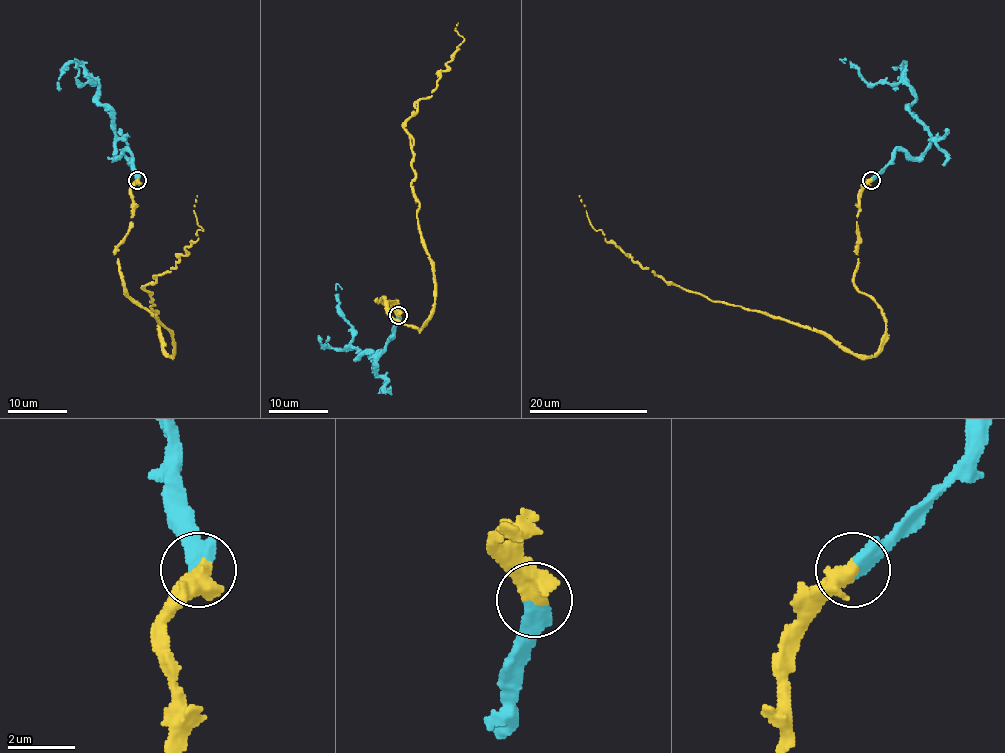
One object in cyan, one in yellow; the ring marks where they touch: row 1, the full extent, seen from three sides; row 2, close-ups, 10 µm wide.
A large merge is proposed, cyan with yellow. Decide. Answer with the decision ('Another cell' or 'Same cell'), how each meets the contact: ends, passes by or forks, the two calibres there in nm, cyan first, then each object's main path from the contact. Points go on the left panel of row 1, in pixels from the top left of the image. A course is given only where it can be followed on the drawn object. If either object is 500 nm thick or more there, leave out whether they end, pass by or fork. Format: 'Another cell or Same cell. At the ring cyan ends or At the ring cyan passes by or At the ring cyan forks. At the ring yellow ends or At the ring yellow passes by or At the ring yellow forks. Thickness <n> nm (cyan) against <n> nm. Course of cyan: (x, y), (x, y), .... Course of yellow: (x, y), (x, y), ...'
Same cell. Thickness 360 nm (cyan) against 600 nm. Course of cyan: (136, 180), (126, 150), (116, 156), (114, 118), (98, 101), (98, 83), (77, 79), (75, 60), (81, 63). Course of yellow: (136, 180), (116, 254), (169, 355), (172, 334), (144, 287), (197, 239), (197, 195)

